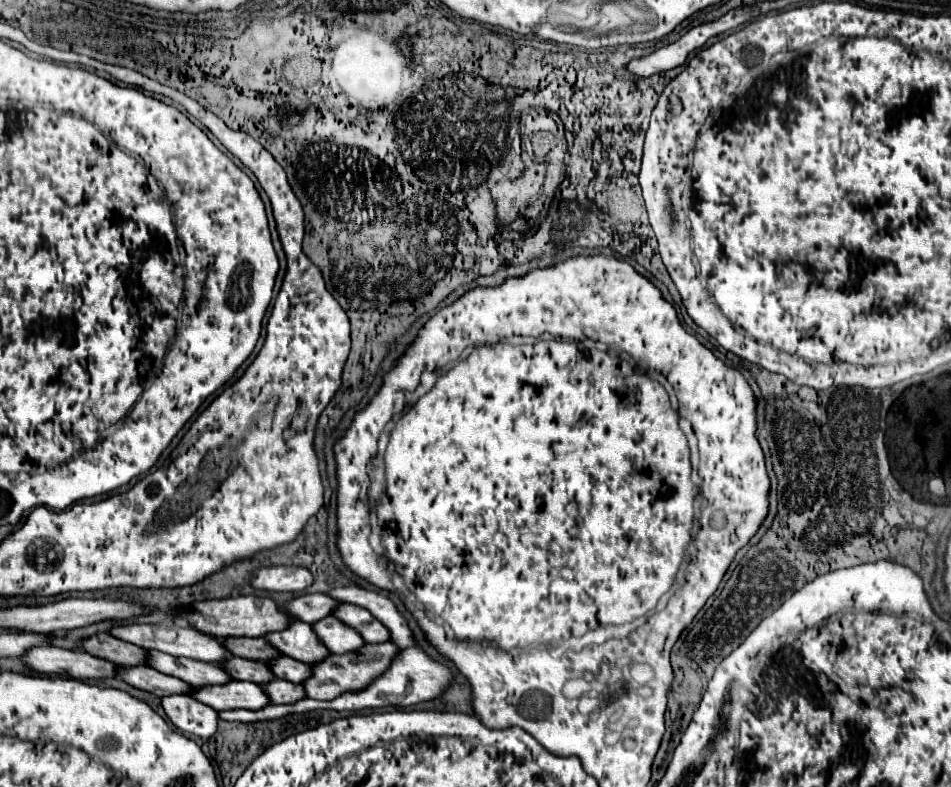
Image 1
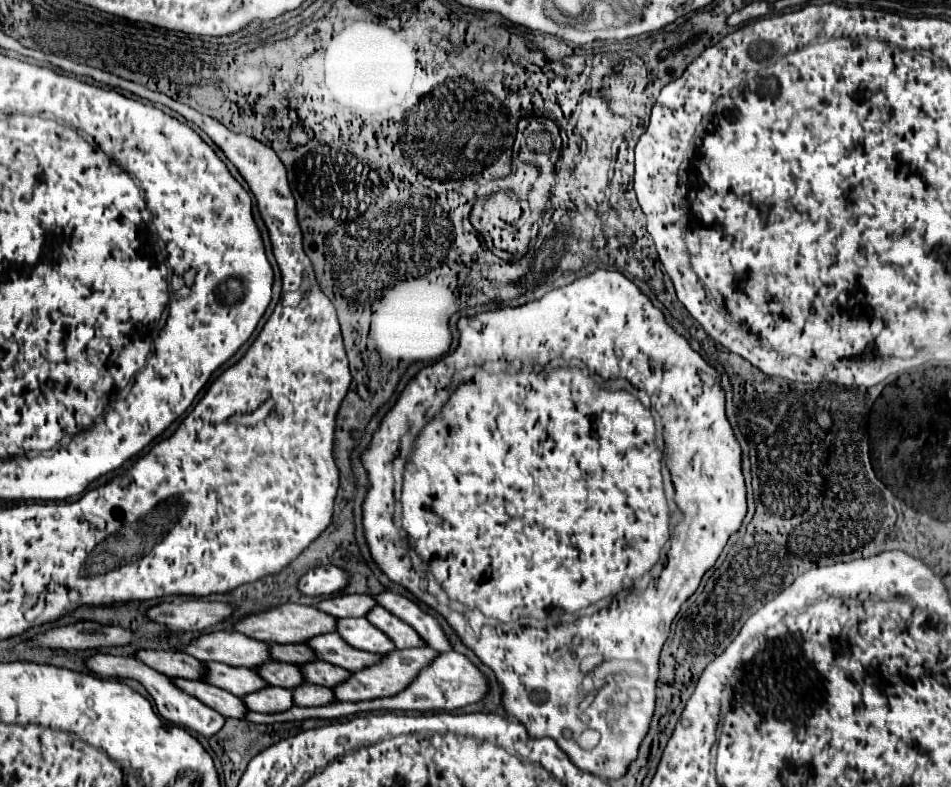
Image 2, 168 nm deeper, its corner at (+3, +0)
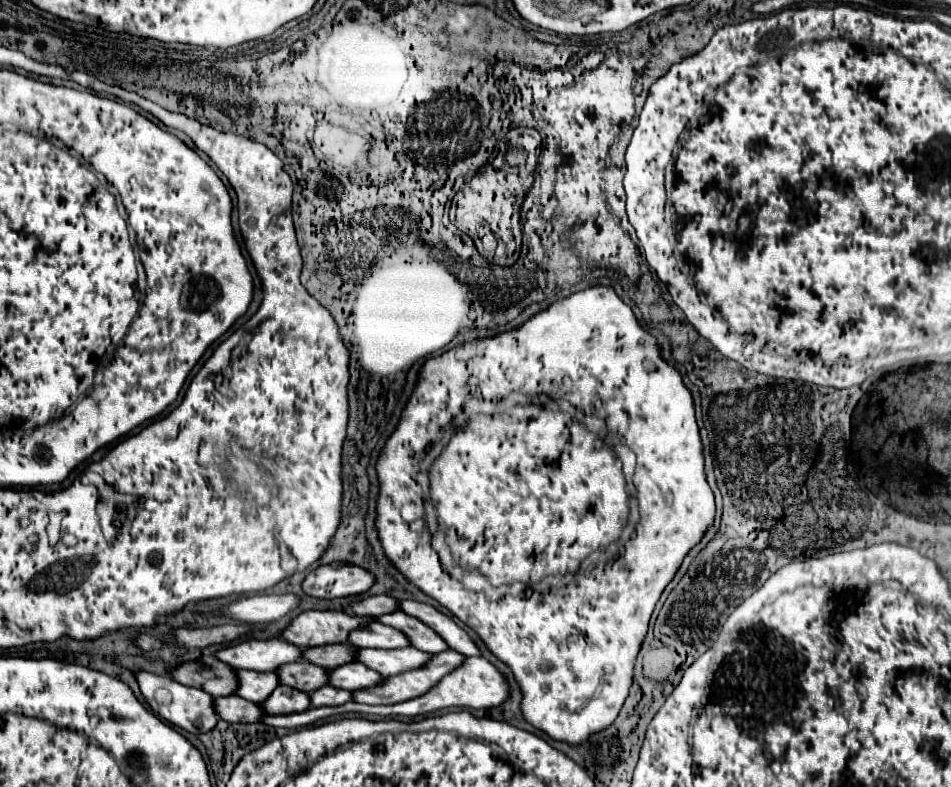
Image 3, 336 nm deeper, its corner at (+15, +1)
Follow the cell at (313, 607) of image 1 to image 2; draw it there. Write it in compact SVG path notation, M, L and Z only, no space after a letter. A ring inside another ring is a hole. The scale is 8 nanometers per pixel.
M337 595L333 599L321 601L317 607L337 619L341 617L365 617L377 601L371 595Z

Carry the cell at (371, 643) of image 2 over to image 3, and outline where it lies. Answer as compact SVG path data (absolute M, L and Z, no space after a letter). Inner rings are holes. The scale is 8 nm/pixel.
M371 622L361 624L361 628L349 632L349 644L361 648L405 648L409 640L395 628L387 628L385 624Z

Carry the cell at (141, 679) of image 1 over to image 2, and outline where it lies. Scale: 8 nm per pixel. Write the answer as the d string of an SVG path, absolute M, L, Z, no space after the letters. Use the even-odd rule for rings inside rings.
M173 679L177 687L181 687L185 693L197 697L205 705L213 707L219 711L223 717L233 717L233 719L245 719L245 709L243 699L227 693L225 689L219 689L215 685L207 685L205 681L185 681L185 679Z

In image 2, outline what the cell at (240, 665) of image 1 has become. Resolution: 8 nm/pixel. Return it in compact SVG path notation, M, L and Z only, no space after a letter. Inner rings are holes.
M267 661L257 671L259 671L259 675L265 681L269 681L269 685L277 685L277 687L285 687L285 689L295 689L297 685L303 685L305 683L305 677L301 673L301 667L297 667L293 663Z

